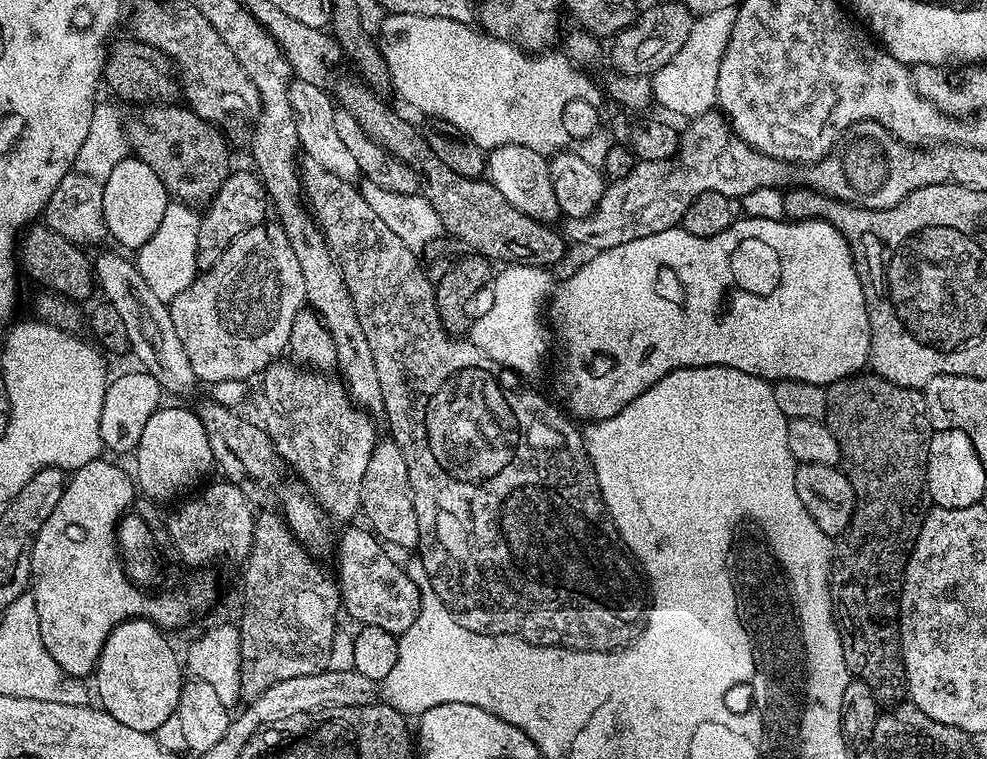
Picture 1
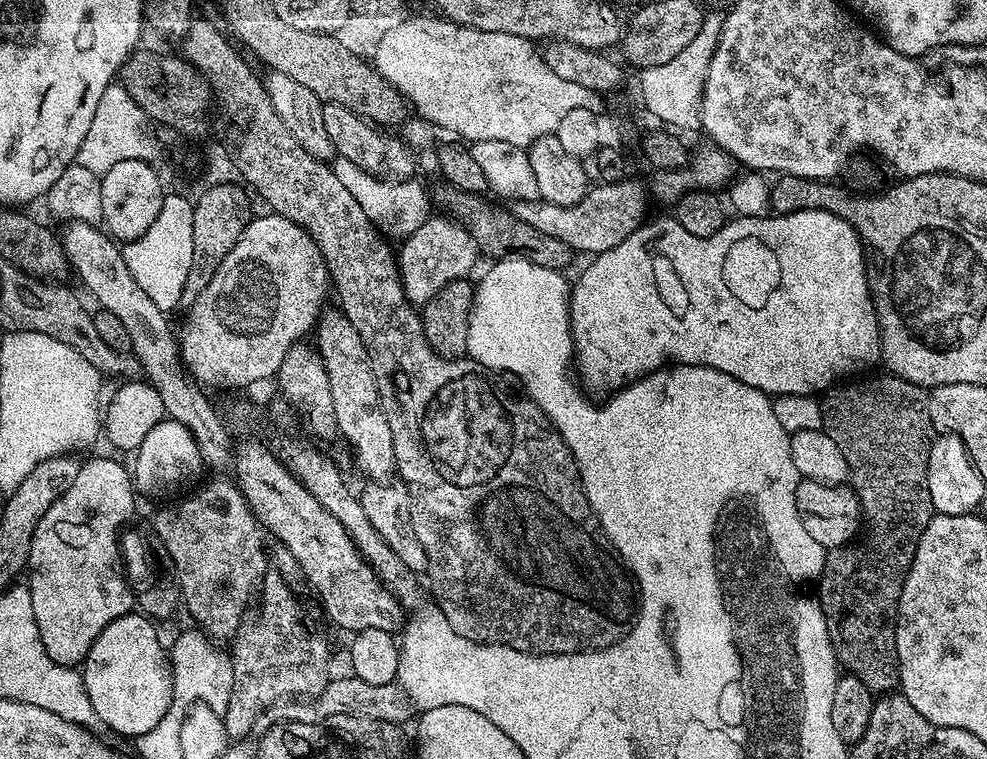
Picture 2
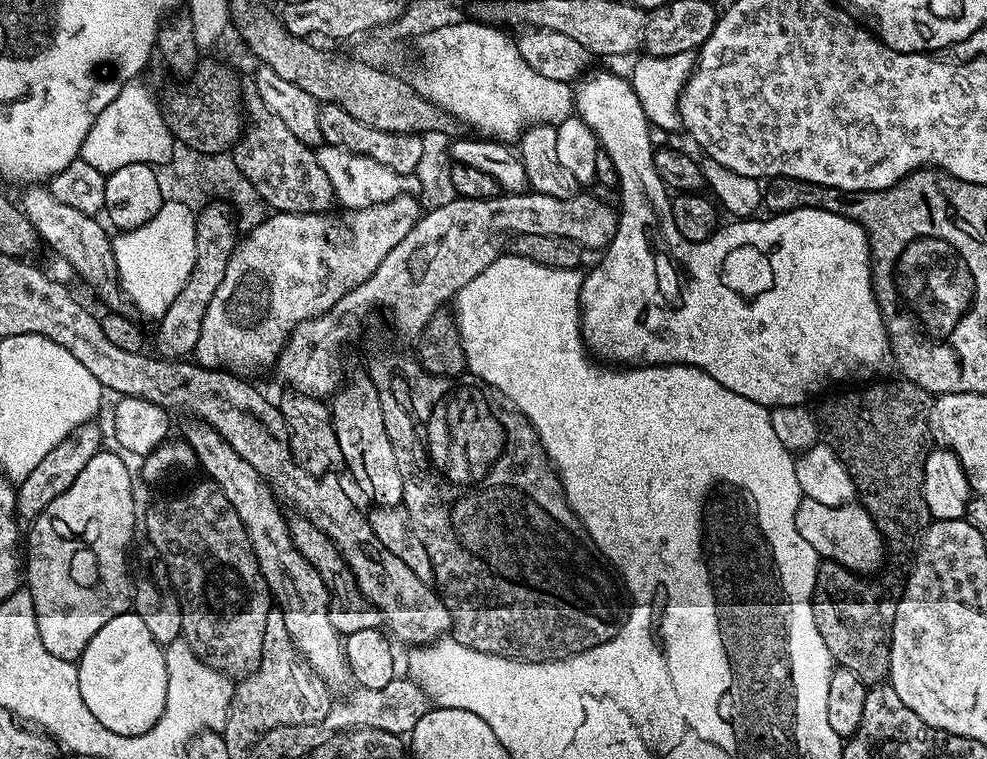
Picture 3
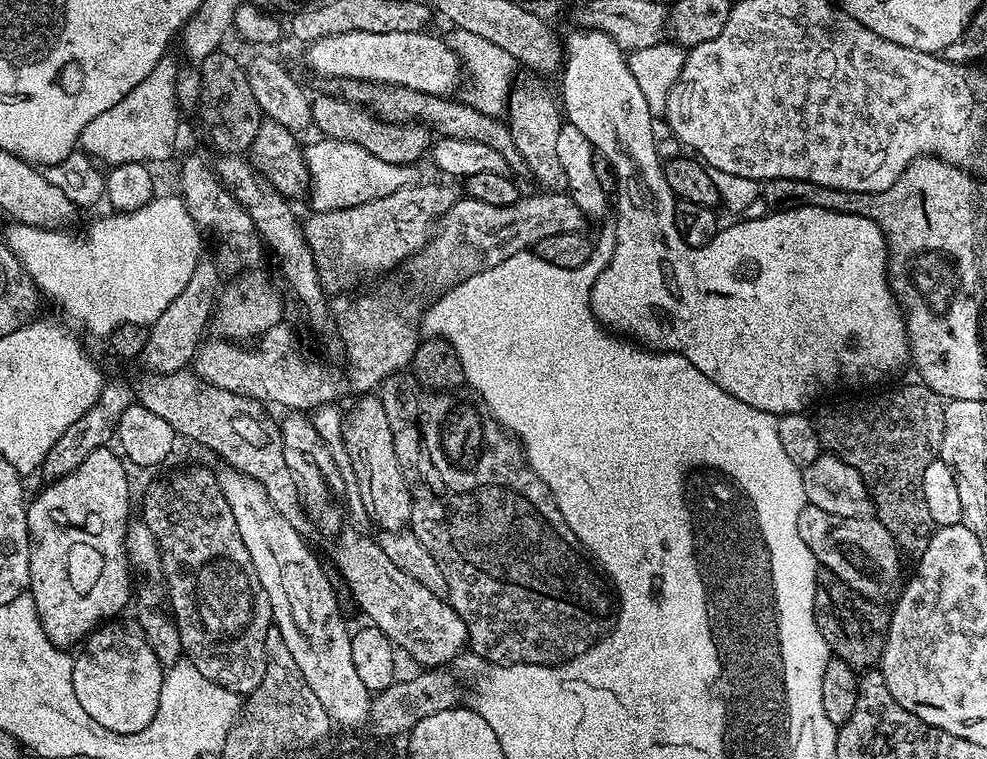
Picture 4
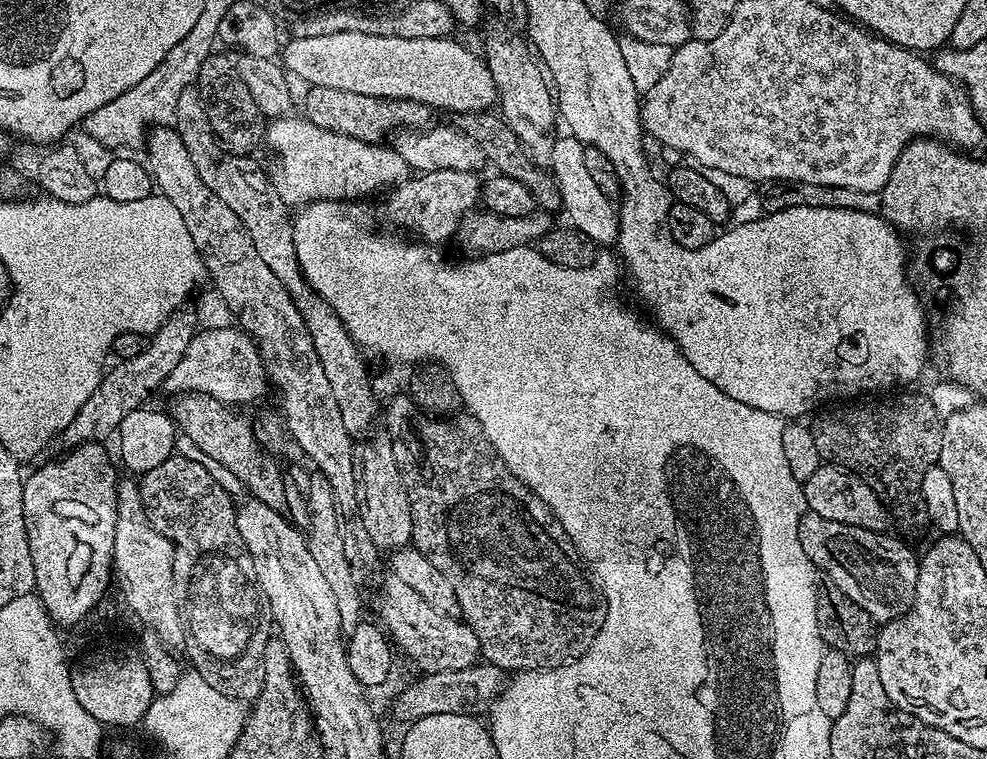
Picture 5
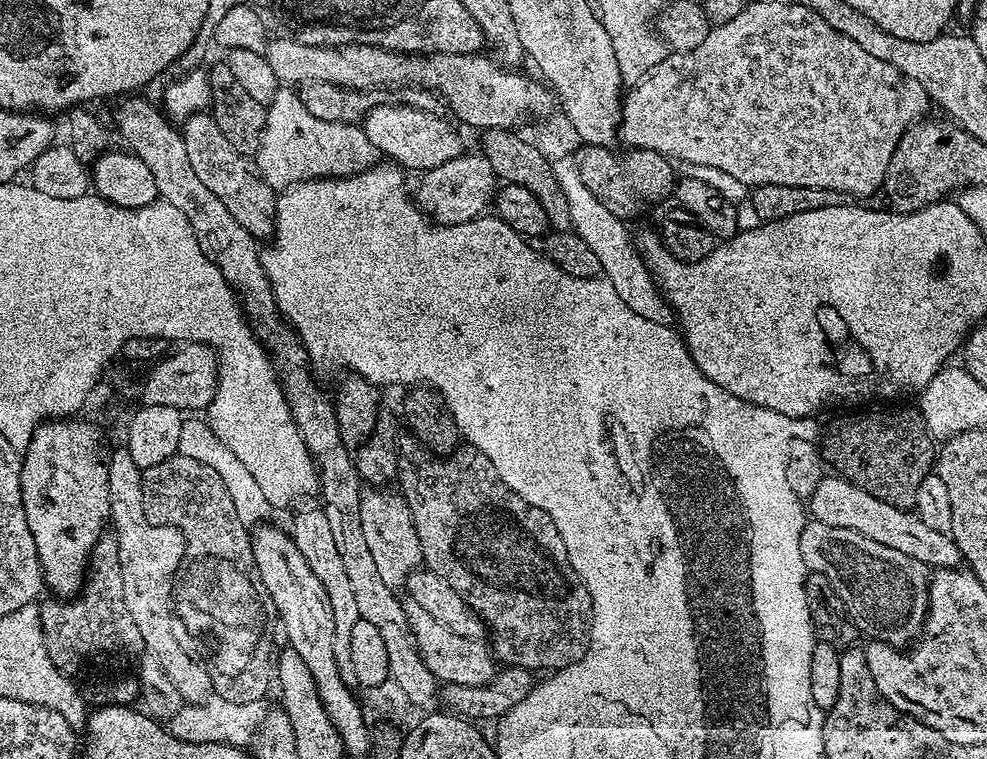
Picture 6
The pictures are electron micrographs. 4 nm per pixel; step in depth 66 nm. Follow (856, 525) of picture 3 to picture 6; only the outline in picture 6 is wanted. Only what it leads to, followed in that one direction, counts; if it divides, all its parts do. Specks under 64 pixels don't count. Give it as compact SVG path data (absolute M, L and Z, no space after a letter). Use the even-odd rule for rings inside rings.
M809 519L804 525L800 535L800 549L805 569L809 573L817 572L821 581L828 580L827 587L843 602L848 619L855 626L857 633L864 635L865 632L866 635L872 636L868 638L873 641L893 644L899 649L911 645L921 635L924 621L928 618L930 576L925 565L918 563L914 558L906 558L902 550L890 550L890 546L882 546L882 542L866 538L866 534L842 530L842 526L826 526L826 522L813 519Z

